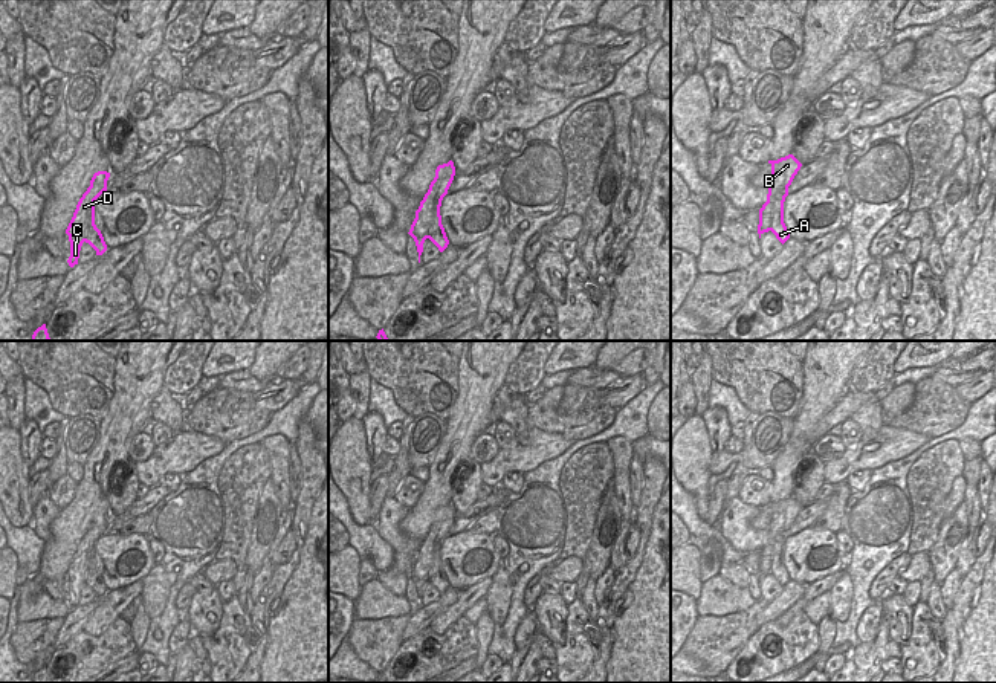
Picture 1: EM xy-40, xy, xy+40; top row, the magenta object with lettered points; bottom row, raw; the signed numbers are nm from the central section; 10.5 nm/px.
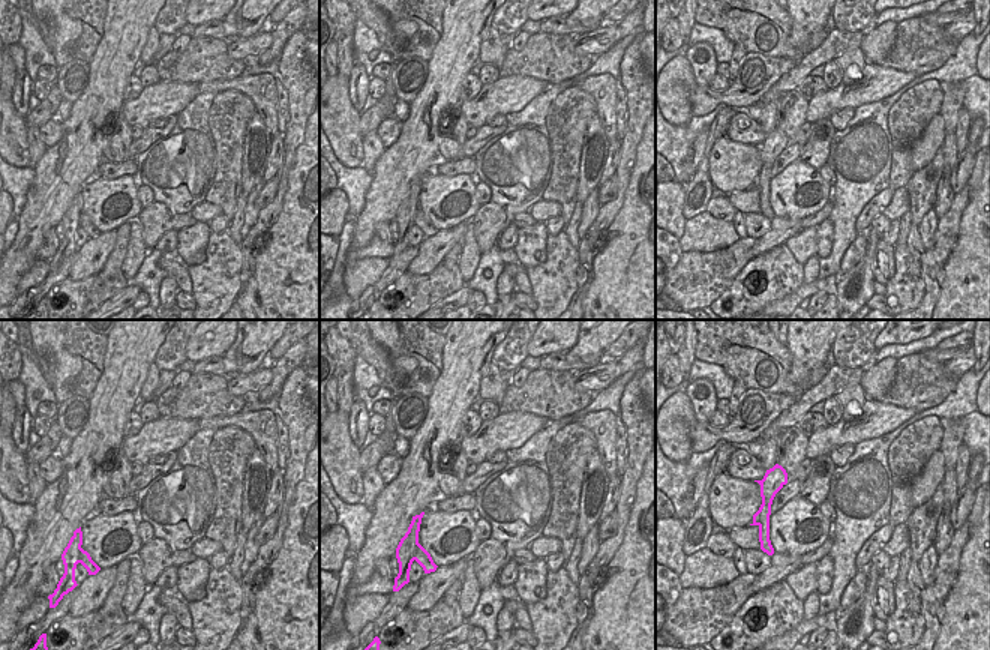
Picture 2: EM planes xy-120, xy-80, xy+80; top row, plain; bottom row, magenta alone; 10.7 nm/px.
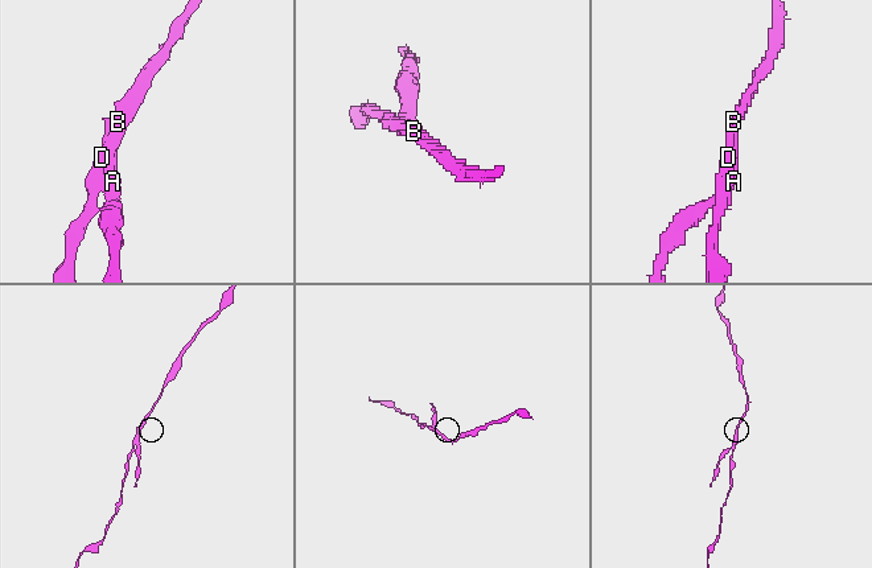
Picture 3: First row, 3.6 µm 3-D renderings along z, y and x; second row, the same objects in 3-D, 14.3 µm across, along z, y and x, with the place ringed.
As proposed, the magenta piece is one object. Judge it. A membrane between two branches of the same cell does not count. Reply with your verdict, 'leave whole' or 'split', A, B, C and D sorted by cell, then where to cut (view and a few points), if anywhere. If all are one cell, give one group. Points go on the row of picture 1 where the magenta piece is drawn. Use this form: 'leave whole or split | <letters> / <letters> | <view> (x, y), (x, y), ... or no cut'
split | A / B C D | xy (440, 199), (434, 207), (428, 237)

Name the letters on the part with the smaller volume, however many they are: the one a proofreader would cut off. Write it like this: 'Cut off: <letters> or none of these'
Cut off: A

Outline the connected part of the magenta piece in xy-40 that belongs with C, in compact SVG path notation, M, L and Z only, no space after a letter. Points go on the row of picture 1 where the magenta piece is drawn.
M98 171L93 174L90 180L90 186L79 199L76 209L73 212L73 217L66 229L66 234L69 235L69 241L70 241L70 257L67 260L70 267L78 264L79 251L82 243L86 241L87 228L92 220L92 208L95 205L95 200L104 191L107 191L108 177L110 177L110 173L107 171Z

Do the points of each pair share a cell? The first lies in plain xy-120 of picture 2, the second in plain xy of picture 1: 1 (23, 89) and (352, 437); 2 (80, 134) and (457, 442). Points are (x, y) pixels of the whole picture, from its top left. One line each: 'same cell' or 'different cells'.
1: different cells
2: same cell

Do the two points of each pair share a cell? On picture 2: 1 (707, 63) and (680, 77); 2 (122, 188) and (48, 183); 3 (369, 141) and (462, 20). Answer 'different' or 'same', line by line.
1: different
2: different
3: different

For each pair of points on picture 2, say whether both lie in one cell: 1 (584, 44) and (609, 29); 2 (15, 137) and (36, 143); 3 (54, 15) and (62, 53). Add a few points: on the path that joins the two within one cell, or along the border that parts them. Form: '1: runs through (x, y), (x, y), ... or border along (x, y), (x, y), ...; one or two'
1: runs through (590, 44), (603, 35); one
2: border along (26, 126), (29, 165); two
3: runs through (60, 24), (62, 44); one

